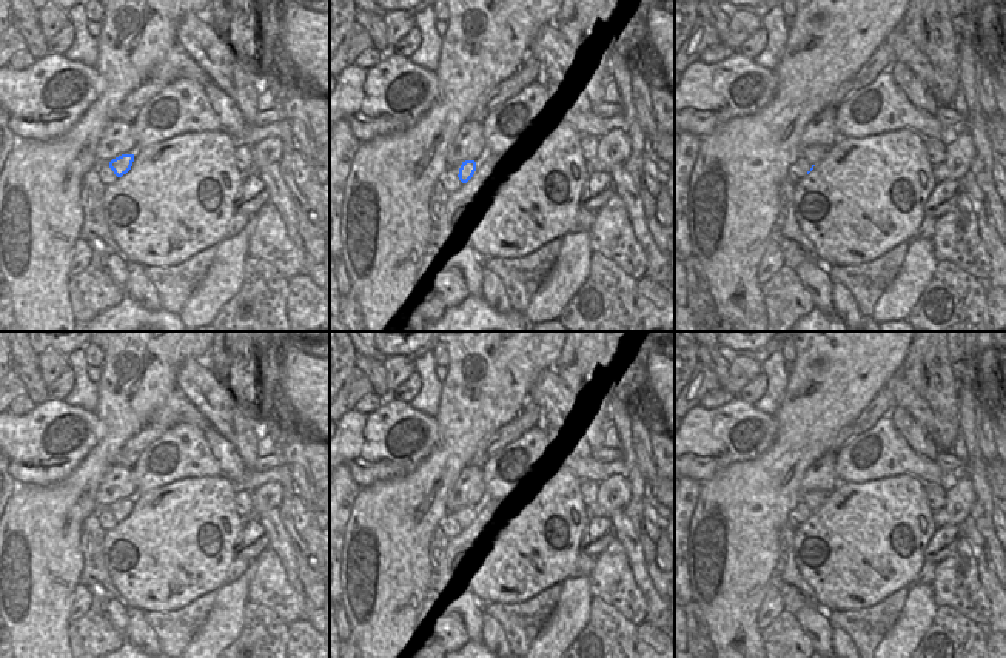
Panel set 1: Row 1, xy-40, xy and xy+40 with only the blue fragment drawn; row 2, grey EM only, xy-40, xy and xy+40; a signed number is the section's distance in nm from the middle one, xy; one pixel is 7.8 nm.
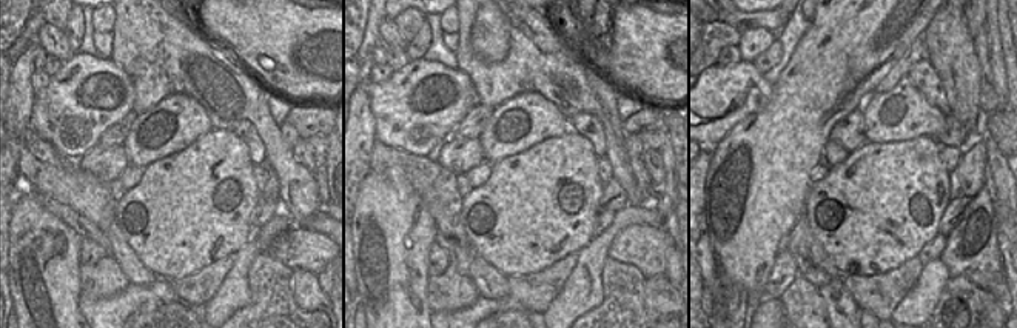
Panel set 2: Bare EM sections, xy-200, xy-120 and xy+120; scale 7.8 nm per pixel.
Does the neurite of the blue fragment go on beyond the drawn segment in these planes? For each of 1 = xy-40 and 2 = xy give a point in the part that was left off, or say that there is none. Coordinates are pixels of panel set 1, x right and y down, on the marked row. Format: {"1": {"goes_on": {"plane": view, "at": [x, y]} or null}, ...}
{"1": {"goes_on": null}, "2": {"goes_on": null}}

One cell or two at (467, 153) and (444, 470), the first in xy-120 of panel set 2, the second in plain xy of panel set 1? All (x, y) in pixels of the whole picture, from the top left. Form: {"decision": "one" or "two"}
{"decision": "two"}

